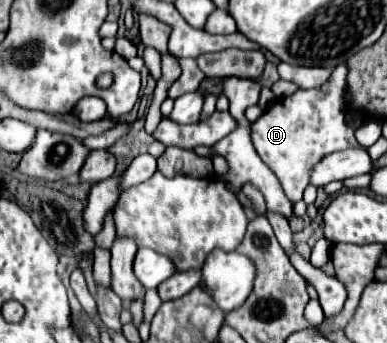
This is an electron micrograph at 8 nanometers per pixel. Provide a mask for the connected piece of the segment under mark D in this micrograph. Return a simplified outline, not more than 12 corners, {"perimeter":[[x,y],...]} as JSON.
{"perimeter":[[345,63],[255,123],[251,141],[287,199],[311,165],[361,147],[345,123]]}

